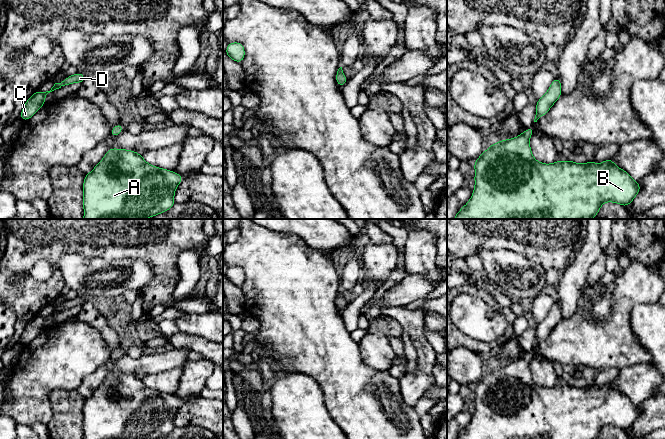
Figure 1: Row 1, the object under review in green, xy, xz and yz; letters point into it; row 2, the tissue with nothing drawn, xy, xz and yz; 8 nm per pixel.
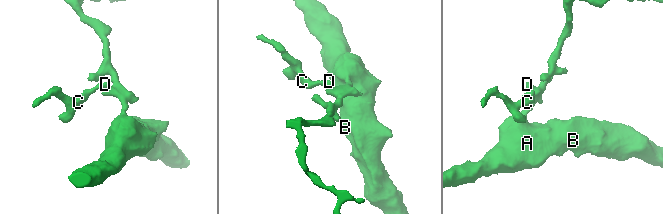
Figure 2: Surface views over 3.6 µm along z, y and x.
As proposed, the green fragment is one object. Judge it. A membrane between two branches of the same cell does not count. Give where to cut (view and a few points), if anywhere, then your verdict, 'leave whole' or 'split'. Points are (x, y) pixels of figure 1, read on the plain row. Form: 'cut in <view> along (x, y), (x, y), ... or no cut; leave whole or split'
no cut; leave whole

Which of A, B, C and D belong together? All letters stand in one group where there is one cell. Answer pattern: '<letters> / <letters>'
A B C D

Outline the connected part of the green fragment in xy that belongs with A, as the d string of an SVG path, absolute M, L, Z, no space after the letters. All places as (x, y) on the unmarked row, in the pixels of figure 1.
M110 372L83 406L84 439L158 439L176 427L174 418L183 400L148 388L133 374Z

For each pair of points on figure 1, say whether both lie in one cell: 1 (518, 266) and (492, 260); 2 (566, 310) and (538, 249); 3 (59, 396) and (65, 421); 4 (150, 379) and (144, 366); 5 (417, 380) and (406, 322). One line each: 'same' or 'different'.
1: same
2: different
3: same
4: different
5: same

